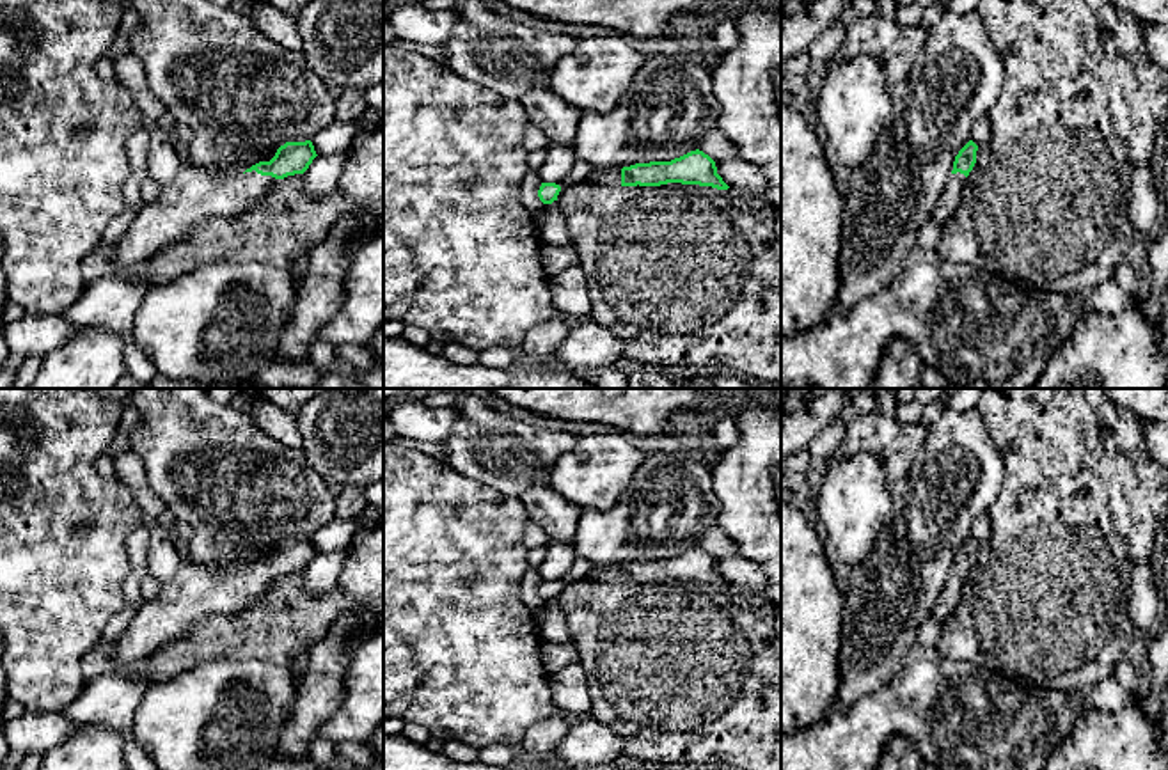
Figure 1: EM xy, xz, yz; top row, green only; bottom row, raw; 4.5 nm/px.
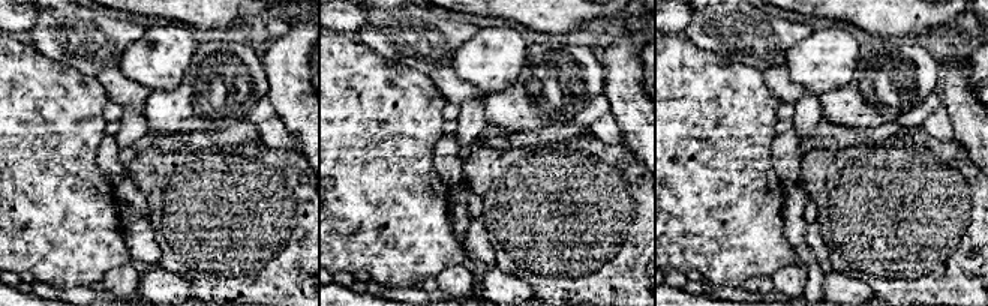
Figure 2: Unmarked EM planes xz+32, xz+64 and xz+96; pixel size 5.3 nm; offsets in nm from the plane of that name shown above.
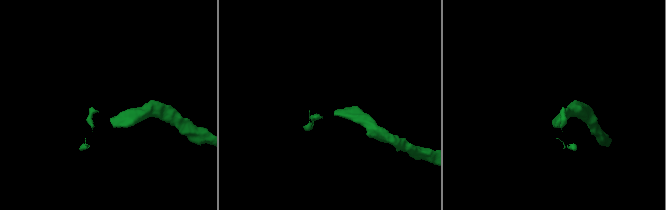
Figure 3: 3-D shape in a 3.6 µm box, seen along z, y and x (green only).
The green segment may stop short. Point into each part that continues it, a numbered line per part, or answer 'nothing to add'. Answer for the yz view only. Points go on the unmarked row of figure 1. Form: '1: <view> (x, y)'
1: yz (950, 597)

